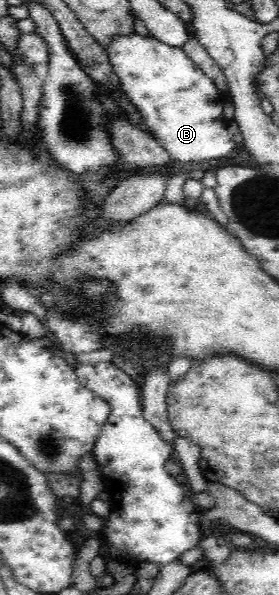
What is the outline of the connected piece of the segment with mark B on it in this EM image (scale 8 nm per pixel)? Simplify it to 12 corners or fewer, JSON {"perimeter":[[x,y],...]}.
{"perimeter":[[113,35],[107,55],[173,161],[227,157],[226,98],[151,35]]}

